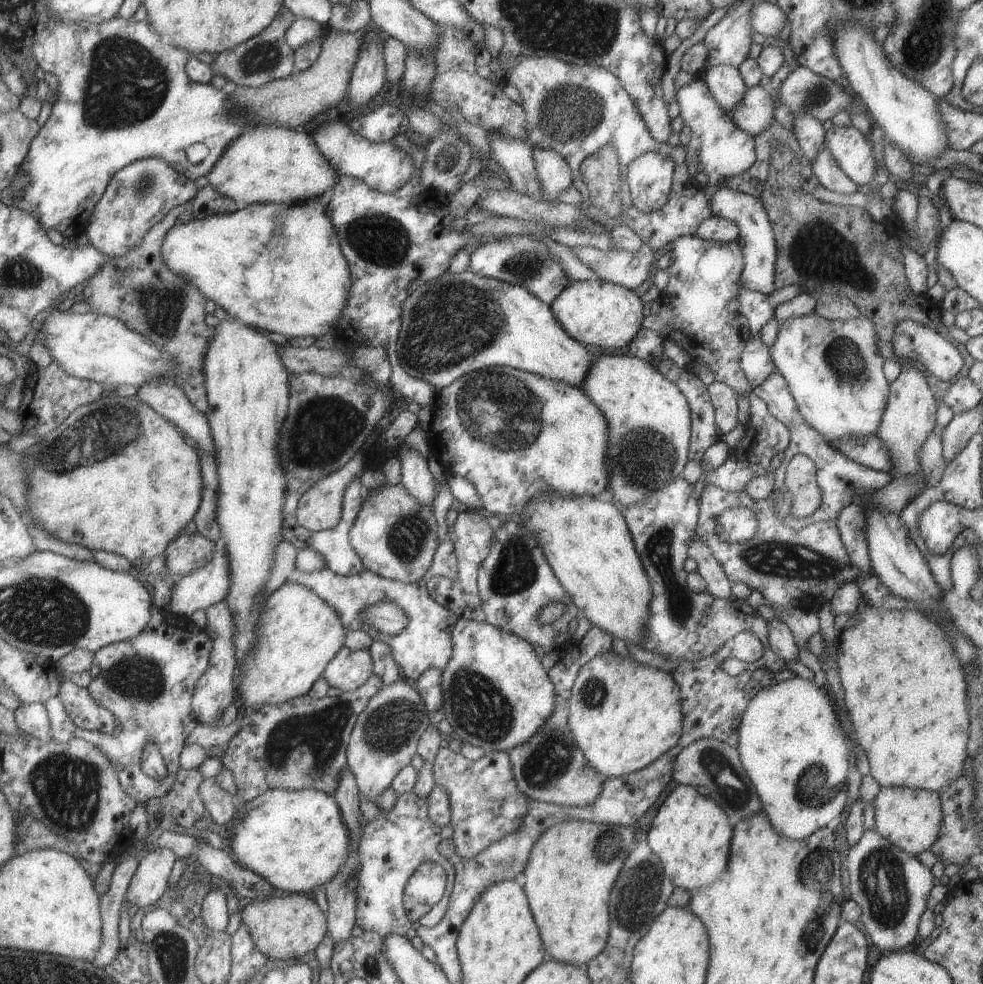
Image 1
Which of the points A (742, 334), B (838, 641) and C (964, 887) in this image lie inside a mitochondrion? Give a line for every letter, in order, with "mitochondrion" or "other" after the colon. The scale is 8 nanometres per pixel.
A: other
B: other
C: other

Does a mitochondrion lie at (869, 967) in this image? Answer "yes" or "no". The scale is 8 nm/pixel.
no

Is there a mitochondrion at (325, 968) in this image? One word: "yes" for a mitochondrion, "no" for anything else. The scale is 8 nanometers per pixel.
no

